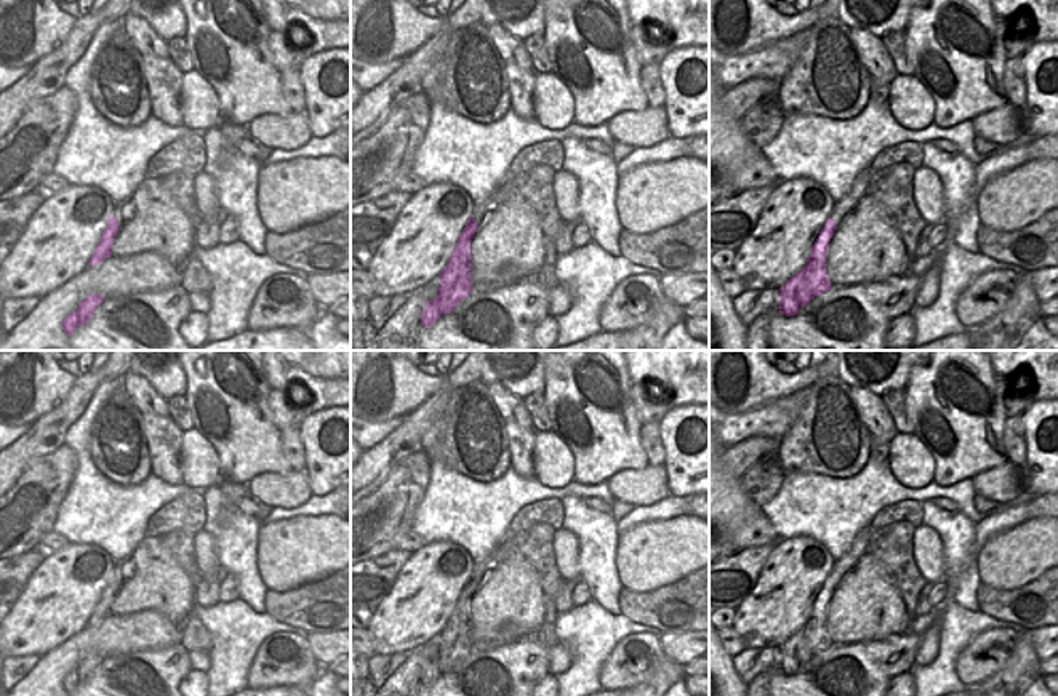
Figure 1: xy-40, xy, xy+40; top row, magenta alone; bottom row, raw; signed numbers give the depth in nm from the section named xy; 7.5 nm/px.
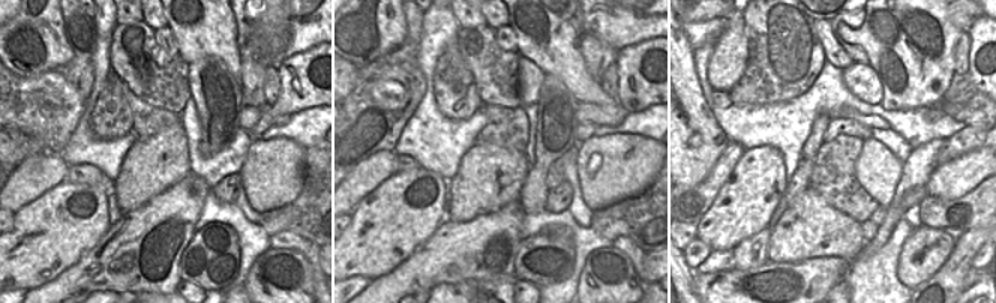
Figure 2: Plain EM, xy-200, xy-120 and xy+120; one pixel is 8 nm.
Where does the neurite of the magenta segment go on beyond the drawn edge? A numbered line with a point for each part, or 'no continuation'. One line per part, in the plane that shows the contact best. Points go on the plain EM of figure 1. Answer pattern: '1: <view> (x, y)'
no continuation

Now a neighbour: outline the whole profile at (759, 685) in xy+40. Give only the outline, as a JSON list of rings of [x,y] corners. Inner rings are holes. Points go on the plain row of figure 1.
[[[771,666],[749,680],[746,696],[768,696],[768,682],[776,670],[778,667]]]

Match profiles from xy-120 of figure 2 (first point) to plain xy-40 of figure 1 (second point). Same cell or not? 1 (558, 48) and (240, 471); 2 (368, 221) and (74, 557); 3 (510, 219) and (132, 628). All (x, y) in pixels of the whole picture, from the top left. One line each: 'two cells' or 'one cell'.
1: one cell
2: one cell
3: one cell

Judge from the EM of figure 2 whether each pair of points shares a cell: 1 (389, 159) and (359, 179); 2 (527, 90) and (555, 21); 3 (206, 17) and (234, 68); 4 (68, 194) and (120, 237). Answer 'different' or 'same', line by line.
1: same
2: different
3: same
4: different

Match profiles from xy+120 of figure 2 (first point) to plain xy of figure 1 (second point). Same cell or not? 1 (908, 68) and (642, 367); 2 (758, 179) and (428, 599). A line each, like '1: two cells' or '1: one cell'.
1: two cells
2: one cell

